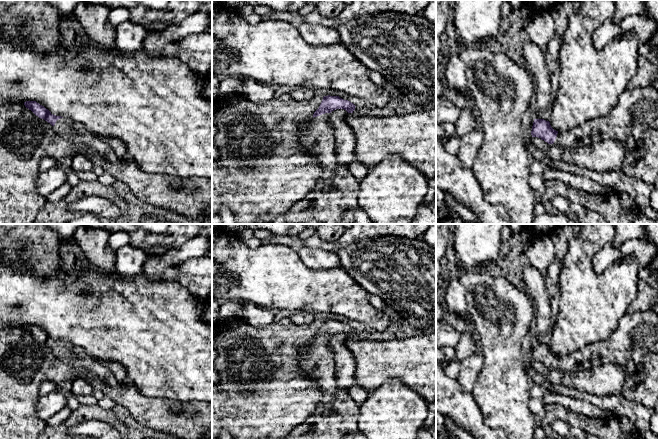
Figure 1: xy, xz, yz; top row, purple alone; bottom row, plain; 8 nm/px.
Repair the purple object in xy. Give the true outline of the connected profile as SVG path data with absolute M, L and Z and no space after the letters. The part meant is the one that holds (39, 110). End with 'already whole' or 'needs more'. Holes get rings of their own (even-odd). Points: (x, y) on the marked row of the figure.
M36 101L24 102L26 108L36 116L50 123L55 132L75 144L84 144L97 151L103 159L109 162L120 162L104 137L87 130L83 124L70 120L67 117L53 115L48 109Z; needs more

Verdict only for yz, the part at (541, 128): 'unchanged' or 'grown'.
grown

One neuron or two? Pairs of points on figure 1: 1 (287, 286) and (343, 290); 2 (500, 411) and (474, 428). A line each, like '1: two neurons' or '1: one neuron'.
1: one neuron
2: two neurons

